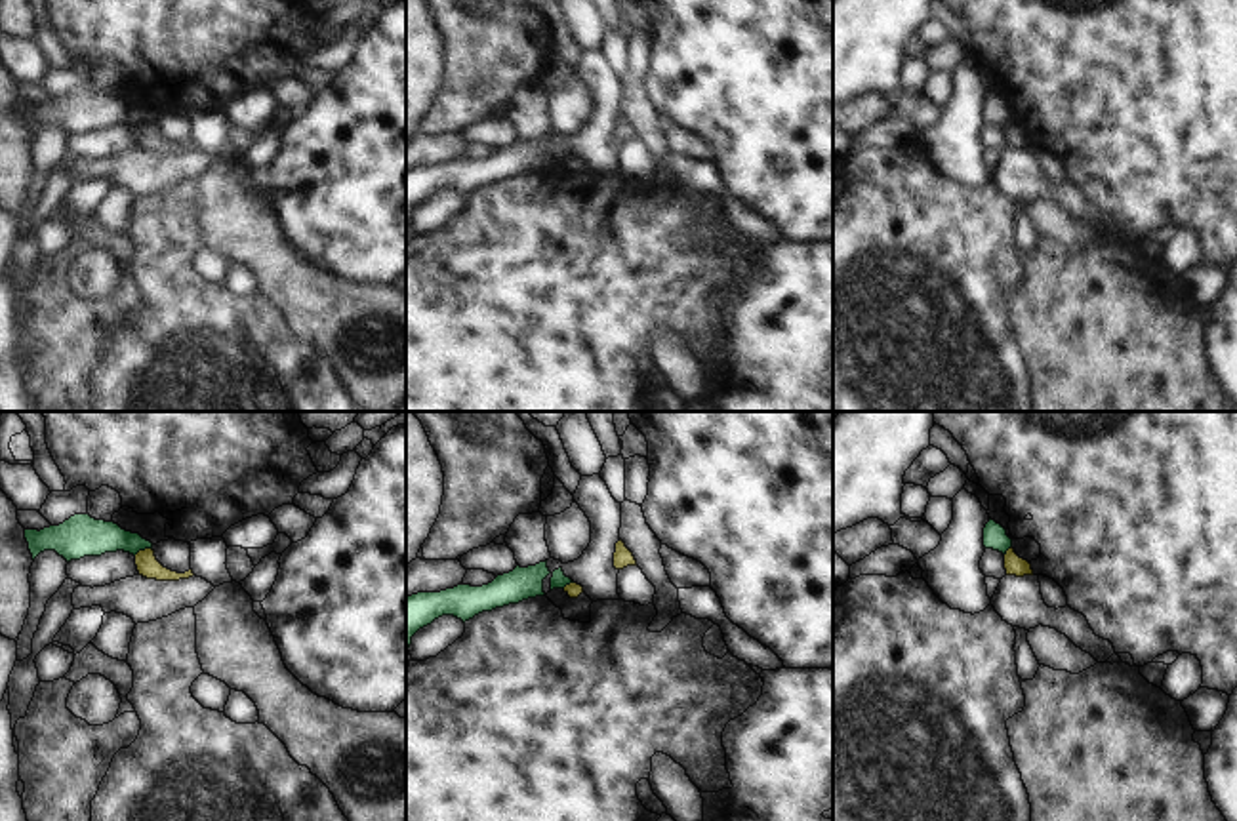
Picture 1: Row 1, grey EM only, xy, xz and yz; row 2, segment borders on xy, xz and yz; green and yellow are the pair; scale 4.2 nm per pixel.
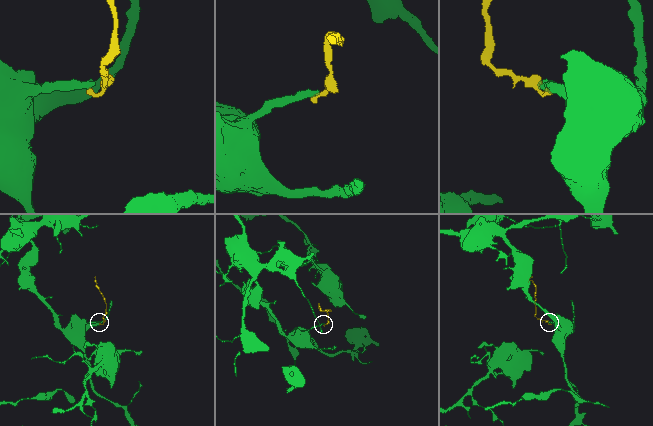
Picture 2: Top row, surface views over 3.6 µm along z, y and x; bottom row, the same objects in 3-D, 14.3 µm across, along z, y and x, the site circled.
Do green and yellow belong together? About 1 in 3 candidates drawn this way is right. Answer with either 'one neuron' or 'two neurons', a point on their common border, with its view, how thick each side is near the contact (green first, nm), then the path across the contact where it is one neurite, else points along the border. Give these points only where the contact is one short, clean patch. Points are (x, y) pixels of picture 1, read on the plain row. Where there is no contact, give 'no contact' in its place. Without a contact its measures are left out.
two neurons | xy (141, 122) | 170/90 nm | along xy (151, 120), (140, 122), (134, 128)

